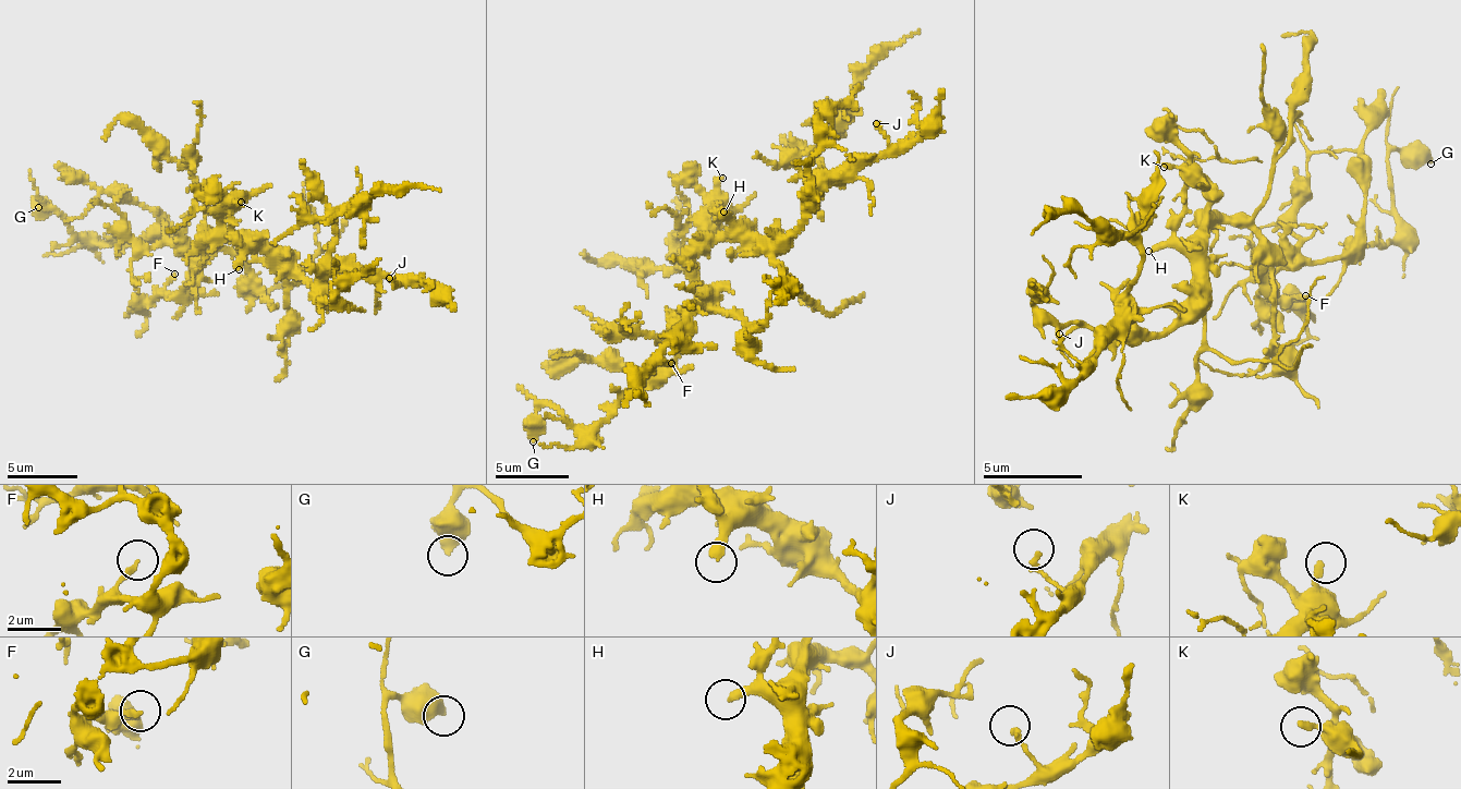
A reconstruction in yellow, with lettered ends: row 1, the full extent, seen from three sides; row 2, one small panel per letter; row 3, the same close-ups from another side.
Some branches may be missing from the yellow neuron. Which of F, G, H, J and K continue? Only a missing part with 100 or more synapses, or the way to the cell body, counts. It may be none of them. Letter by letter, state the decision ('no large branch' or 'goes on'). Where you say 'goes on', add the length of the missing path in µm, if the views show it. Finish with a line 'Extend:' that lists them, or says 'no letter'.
F: no large branch
G: no large branch
H: goes on; about 90 µm are missing
J: no large branch
K: no large branch
Extend: H

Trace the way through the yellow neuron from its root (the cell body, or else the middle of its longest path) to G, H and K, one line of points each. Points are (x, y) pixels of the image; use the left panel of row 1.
G: (228, 238), (206, 239), (205, 231), (208, 254), (197, 263), (187, 240), (172, 231), (104, 246), (38, 207)
H: (228, 238), (239, 241), (243, 250), (244, 258), (239, 269)
K: (228, 238), (228, 229), (221, 222), (222, 205), (241, 202)

